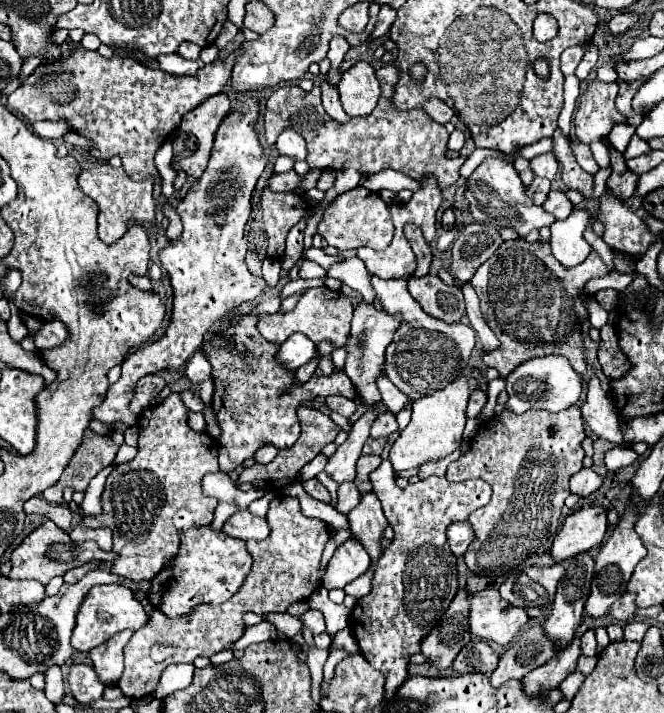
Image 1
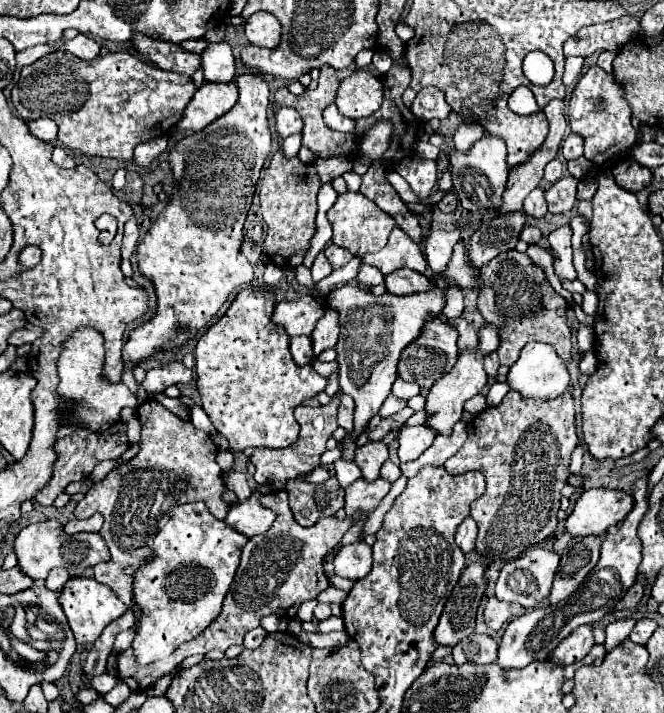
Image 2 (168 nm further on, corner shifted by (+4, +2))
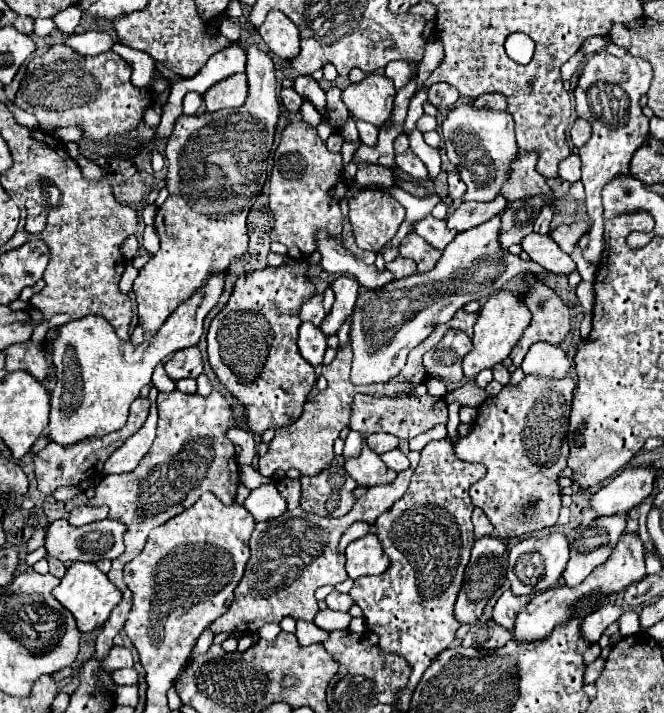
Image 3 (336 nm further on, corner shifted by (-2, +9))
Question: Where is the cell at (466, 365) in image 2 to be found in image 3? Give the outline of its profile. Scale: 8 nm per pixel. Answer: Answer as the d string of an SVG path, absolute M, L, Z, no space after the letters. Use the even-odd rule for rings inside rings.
M500 290L500 292L494 292L482 306L480 314L478 314L478 322L474 326L474 336L472 336L472 342L474 342L474 348L470 354L464 356L464 362L462 362L462 368L464 368L464 376L466 378L476 378L480 370L486 370L486 368L492 368L494 364L502 362L508 358L512 346L520 340L522 332L528 328L532 320L532 314L530 310L524 306L522 298L512 292L512 290Z

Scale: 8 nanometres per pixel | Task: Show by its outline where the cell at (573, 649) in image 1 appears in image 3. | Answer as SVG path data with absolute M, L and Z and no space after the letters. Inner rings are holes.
M606 604L606 606L598 608L596 612L592 612L590 616L586 616L584 622L582 622L582 634L584 634L584 638L590 640L590 642L598 642L600 636L604 634L604 630L612 622L616 622L622 616L622 612L624 612L622 606L618 606L618 604Z

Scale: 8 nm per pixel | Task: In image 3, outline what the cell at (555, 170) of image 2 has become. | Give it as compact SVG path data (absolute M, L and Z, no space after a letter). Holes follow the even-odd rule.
M570 154L566 160L560 162L560 178L570 182L570 184L578 182L580 176L582 176L580 174L580 166L582 166L582 162L580 162L578 154Z

